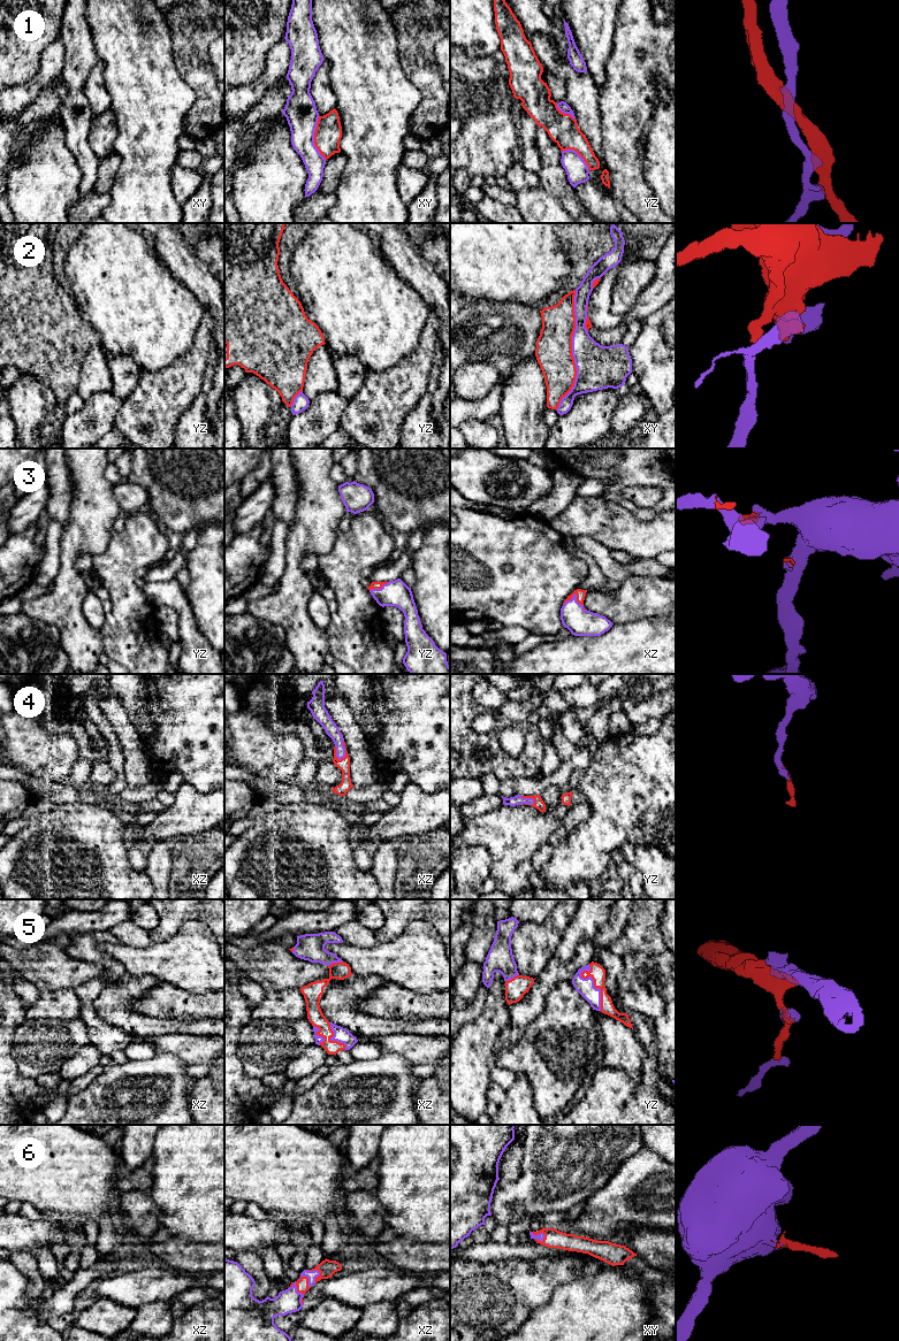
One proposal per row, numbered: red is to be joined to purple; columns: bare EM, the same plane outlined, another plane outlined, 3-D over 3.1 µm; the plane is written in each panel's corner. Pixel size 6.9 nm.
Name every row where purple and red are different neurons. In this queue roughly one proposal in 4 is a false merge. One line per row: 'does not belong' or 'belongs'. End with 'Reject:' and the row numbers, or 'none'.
1: does not belong
2: does not belong
3: belongs
4: belongs
5: belongs
6: belongs
Reject: 1, 2

